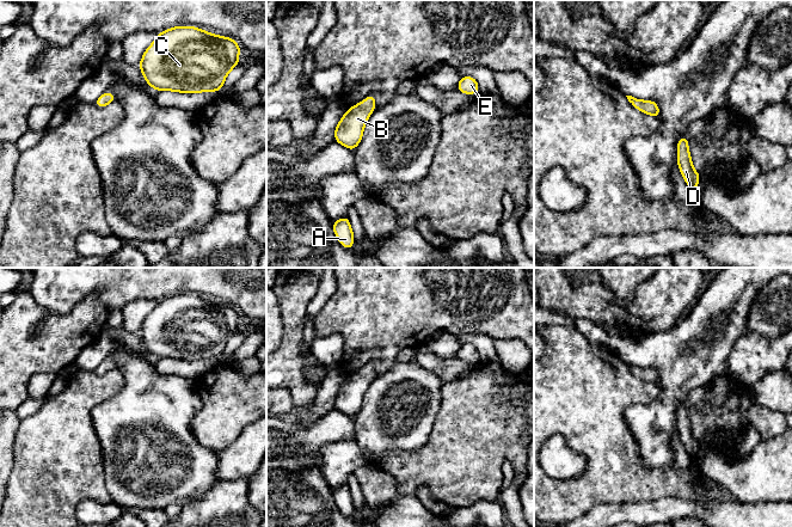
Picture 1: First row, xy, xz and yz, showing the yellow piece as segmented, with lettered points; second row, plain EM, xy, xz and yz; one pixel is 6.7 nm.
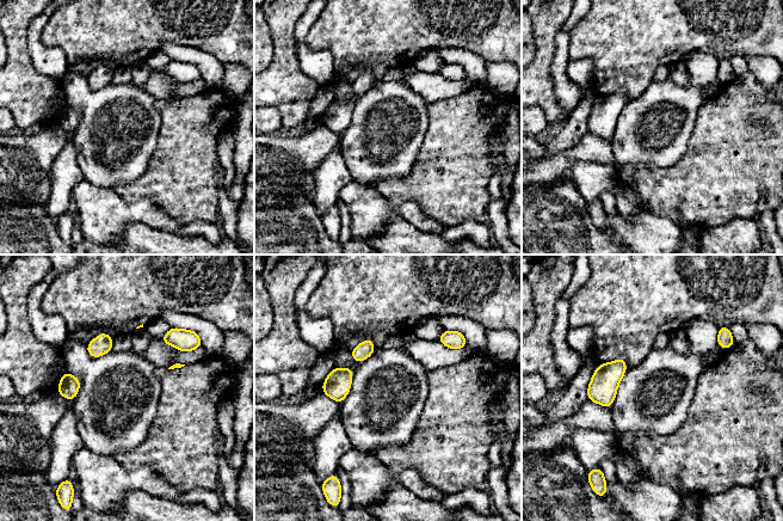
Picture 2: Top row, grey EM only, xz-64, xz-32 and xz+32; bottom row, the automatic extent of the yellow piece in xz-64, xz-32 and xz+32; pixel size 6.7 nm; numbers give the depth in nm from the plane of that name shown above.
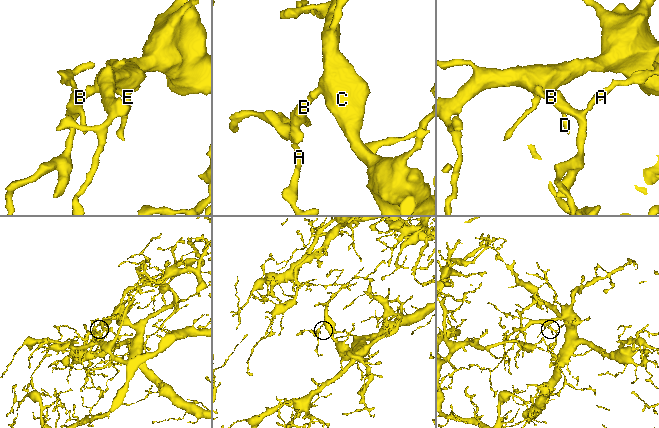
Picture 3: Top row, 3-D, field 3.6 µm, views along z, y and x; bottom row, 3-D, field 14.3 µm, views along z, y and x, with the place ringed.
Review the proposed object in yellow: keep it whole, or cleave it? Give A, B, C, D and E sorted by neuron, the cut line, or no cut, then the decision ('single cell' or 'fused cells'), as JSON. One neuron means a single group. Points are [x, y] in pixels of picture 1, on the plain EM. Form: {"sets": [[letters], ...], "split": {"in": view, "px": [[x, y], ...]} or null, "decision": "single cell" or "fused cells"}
{"sets": [["A", "B", "C", "D", "E"]], "split": null, "decision": "single cell"}

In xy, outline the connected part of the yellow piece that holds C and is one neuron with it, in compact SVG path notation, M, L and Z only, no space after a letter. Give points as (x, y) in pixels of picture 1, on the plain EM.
M176 294L158 301L139 332L145 348L156 359L219 360L226 343L239 331L240 313L195 294Z

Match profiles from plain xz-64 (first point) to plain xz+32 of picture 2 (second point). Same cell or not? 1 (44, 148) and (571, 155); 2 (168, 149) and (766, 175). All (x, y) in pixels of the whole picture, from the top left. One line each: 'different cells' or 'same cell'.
1: same cell
2: same cell

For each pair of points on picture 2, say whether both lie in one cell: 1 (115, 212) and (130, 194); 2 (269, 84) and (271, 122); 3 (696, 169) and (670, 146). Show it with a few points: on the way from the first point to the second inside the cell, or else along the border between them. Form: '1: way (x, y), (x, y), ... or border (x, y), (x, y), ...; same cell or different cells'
1: border (111, 189), (127, 202), (141, 198), (152, 201); different cells
2: border (266, 106), (276, 109), (282, 124); different cells
3: border (692, 130), (686, 152), (673, 165), (655, 166); different cells

